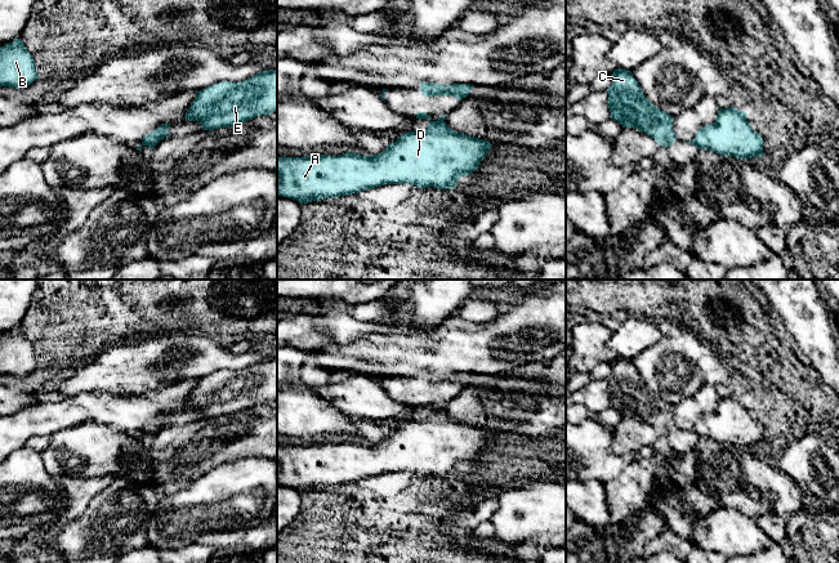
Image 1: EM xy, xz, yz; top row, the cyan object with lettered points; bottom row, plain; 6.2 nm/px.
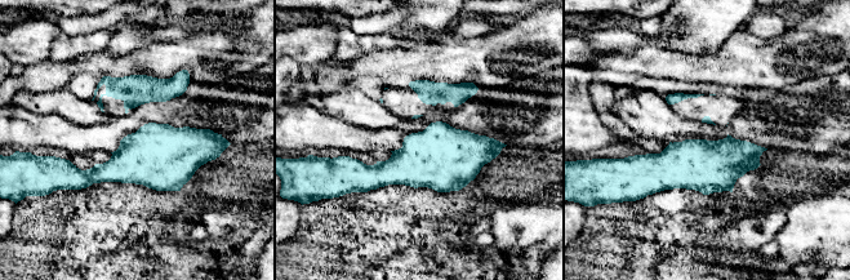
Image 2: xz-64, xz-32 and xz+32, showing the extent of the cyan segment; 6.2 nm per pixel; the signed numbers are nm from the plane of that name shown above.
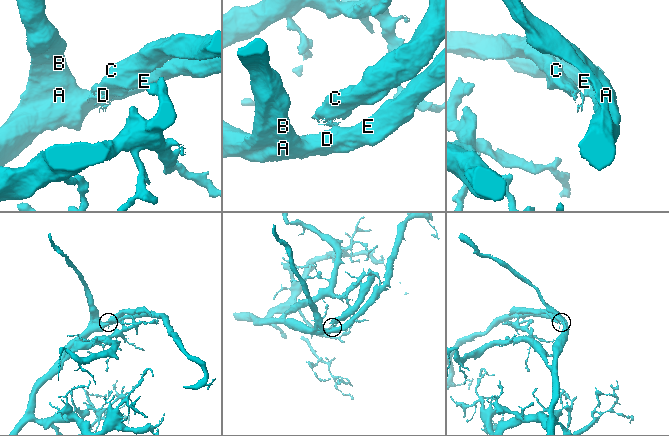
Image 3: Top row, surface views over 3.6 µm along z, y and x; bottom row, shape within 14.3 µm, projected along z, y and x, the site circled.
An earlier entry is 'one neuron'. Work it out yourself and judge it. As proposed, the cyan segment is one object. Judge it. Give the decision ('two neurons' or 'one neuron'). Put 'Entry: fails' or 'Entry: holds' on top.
Entry: fails
two neurons

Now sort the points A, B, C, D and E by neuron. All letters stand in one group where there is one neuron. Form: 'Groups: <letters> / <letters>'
Groups: A B D E / C

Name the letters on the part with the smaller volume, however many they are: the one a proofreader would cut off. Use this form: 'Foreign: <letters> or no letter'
Foreign: C

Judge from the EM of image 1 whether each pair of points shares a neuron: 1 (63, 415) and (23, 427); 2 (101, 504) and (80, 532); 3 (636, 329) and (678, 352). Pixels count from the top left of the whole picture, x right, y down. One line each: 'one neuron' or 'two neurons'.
1: one neuron
2: one neuron
3: two neurons

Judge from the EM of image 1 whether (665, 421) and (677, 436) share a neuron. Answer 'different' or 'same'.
same

